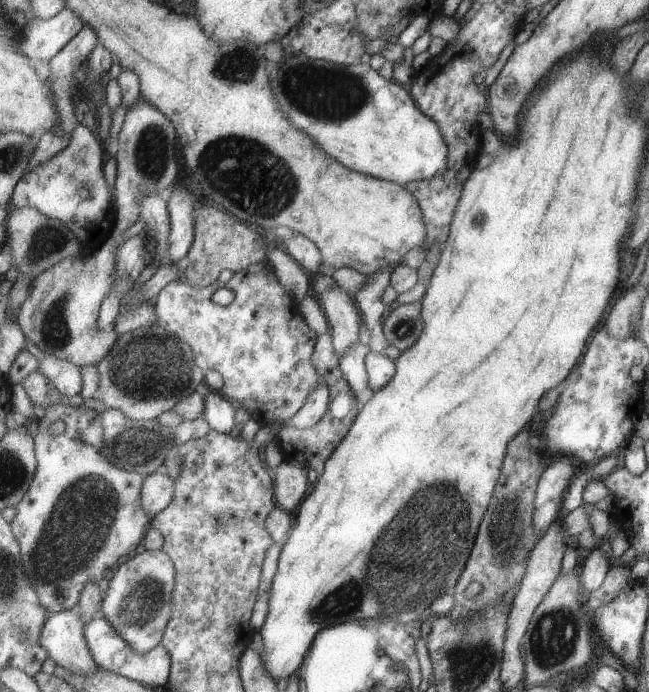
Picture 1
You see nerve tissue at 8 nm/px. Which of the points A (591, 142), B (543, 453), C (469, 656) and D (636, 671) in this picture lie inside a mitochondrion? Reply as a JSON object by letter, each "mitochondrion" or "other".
{"A":"other","B":"other","C":"mitochondrion","D":"other"}

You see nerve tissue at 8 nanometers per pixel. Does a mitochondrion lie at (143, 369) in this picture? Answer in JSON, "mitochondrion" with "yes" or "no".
{"mitochondrion":"yes"}

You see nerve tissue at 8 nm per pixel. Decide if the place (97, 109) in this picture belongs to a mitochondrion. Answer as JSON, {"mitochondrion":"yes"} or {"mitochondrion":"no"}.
{"mitochondrion":"no"}

